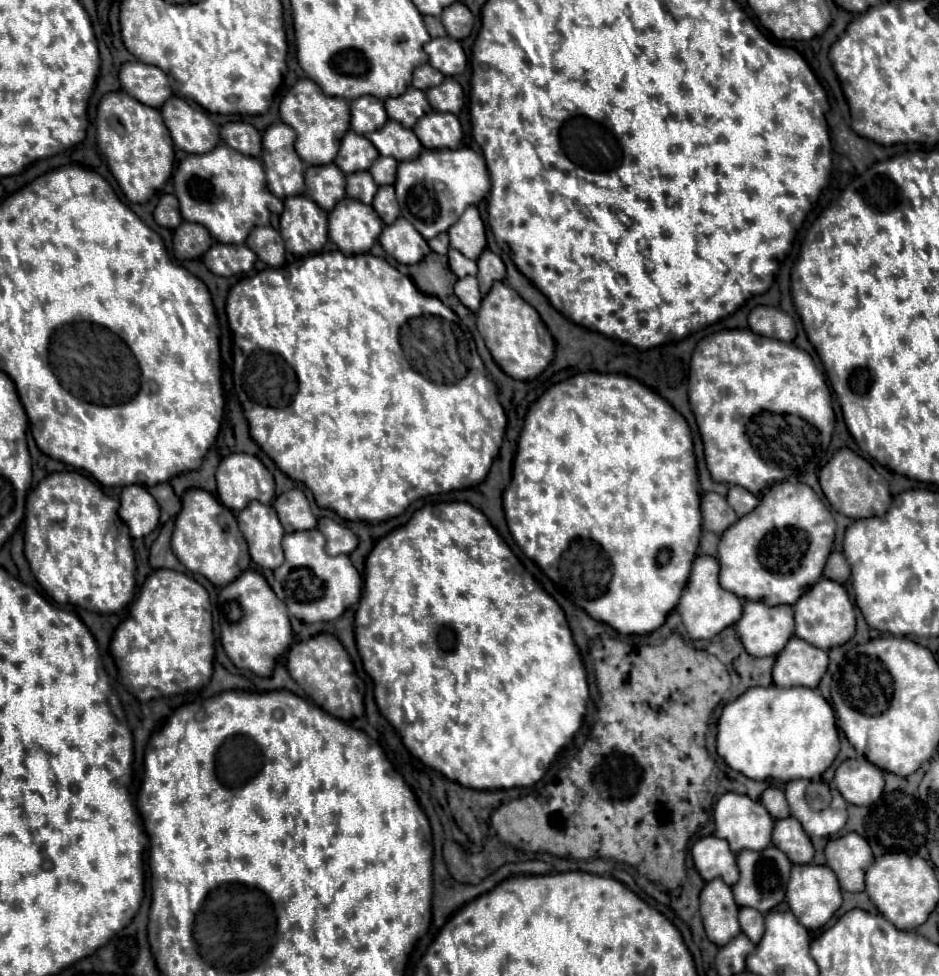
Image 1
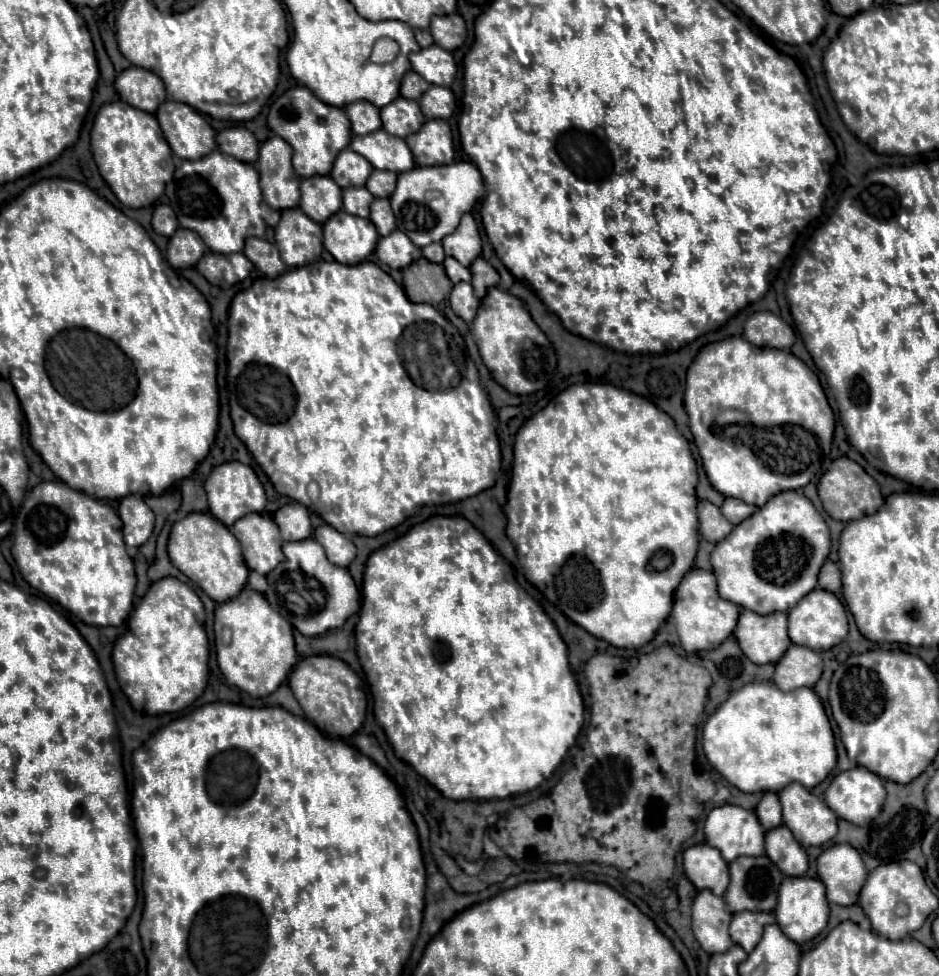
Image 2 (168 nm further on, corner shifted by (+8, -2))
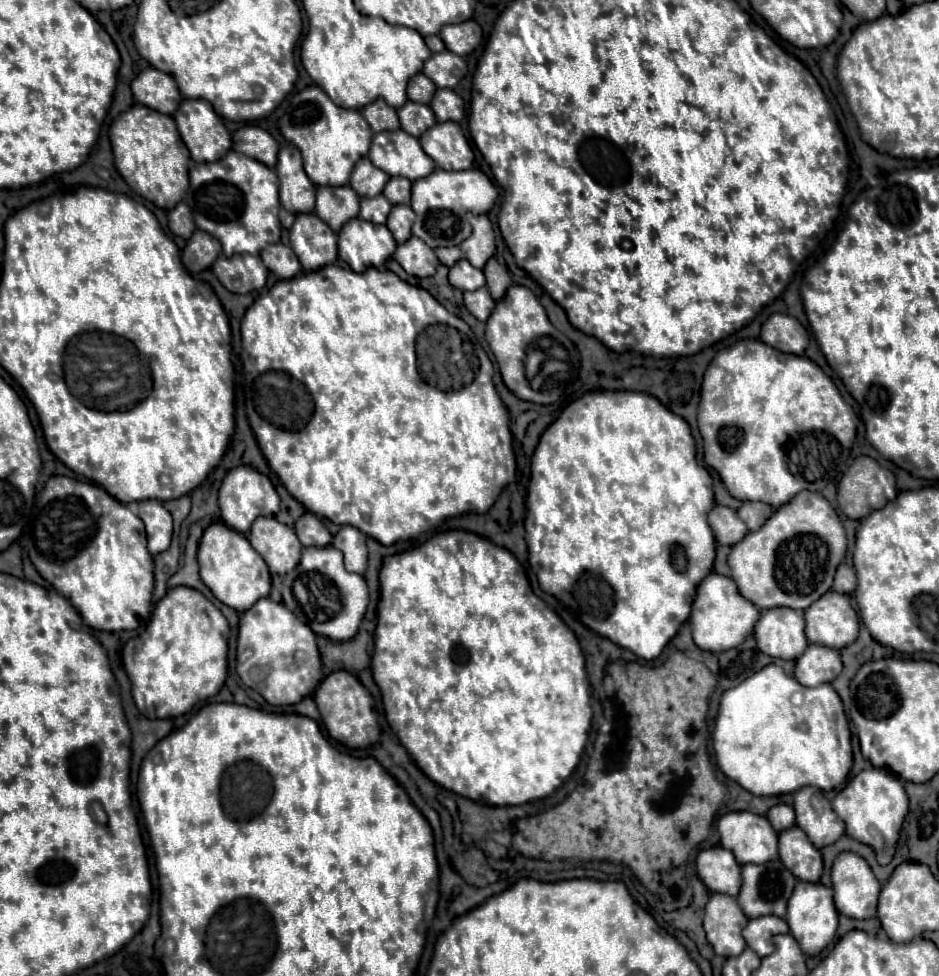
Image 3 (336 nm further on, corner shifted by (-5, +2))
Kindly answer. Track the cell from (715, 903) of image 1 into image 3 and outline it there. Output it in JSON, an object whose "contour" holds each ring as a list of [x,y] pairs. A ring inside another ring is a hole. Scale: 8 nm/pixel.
{"contour":[[[728,894],[710,896],[704,914],[704,930],[716,954],[724,958],[742,954],[742,950],[746,948],[746,942],[742,938],[742,928],[746,926],[746,922],[748,918],[740,910],[736,898],[730,898]]]}

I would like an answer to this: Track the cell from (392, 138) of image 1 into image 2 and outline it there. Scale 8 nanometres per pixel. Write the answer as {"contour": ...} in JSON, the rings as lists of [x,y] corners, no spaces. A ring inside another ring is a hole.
{"contour":[[[383,128],[375,130],[373,134],[365,136],[353,136],[351,150],[365,156],[373,168],[379,170],[393,170],[393,172],[405,172],[415,166],[413,154],[403,138],[397,138]]]}

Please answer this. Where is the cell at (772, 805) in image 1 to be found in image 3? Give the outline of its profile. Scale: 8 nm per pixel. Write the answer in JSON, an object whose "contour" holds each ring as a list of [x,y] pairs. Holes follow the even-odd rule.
{"contour":[[[778,804],[778,806],[770,808],[766,818],[770,818],[770,824],[774,826],[776,832],[788,830],[790,826],[794,826],[794,808],[788,804]]]}

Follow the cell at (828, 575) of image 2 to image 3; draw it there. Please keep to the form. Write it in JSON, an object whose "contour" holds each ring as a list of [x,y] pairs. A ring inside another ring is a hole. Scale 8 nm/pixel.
{"contour":[[[846,564],[838,566],[832,590],[840,592],[840,594],[852,594],[854,588],[856,588],[856,574],[854,574],[854,570],[850,566],[846,566]]]}

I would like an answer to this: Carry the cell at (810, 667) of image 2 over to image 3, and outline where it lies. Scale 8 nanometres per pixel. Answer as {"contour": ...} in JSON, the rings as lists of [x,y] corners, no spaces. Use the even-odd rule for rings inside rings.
{"contour":[[[808,644],[802,658],[796,660],[794,676],[804,686],[820,686],[832,682],[840,672],[842,672],[842,660],[838,650]]]}

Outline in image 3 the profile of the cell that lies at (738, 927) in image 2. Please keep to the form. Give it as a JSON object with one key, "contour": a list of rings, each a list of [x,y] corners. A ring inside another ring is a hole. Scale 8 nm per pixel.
{"contour":[[[762,916],[762,918],[754,918],[748,922],[748,926],[744,928],[744,940],[746,944],[760,956],[768,956],[774,950],[774,936],[778,934],[786,934],[788,926],[786,920],[778,918],[778,916]]]}

